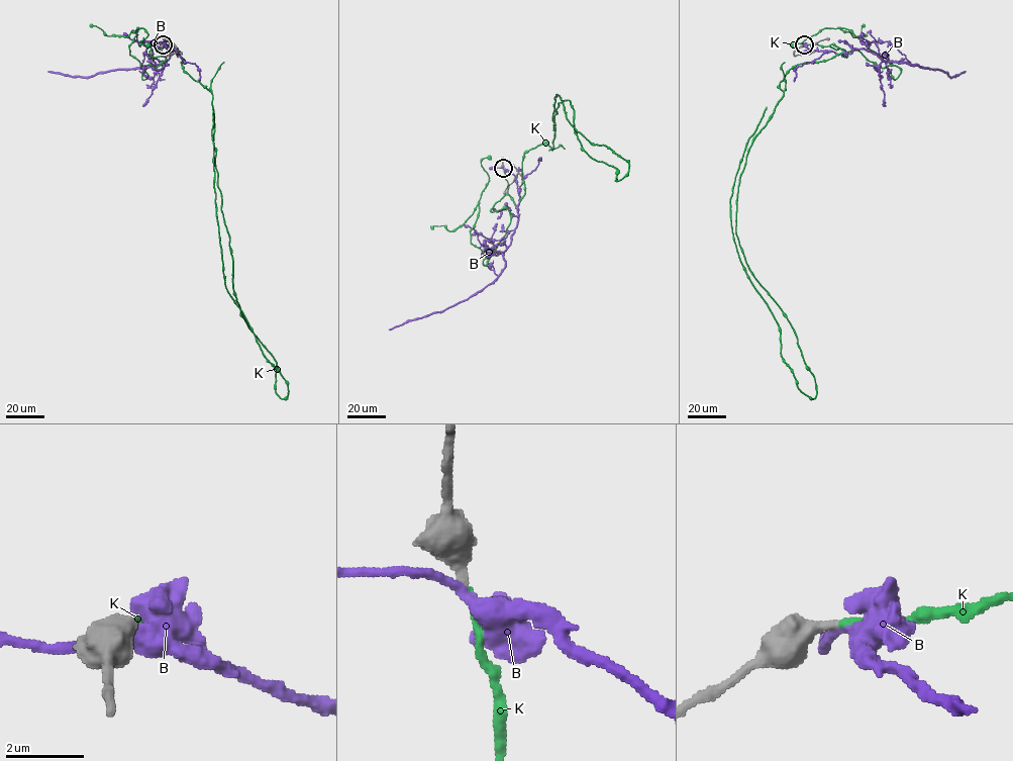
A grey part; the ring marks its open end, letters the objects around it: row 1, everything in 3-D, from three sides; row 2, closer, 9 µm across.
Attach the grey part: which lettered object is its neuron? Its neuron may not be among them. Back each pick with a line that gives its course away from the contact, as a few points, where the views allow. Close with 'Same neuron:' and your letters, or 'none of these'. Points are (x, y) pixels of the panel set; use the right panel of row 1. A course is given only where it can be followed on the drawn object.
K: it runs (804, 44), (842, 52), (780, 83), (735, 233), (814, 398), (732, 232), (766, 107)
Same neuron: K

